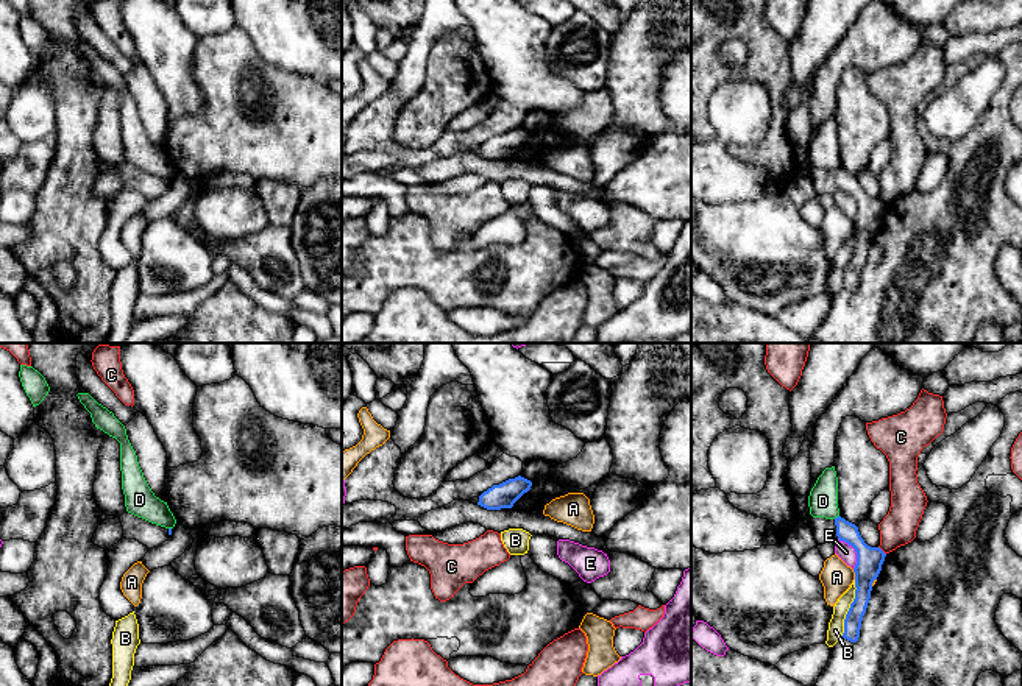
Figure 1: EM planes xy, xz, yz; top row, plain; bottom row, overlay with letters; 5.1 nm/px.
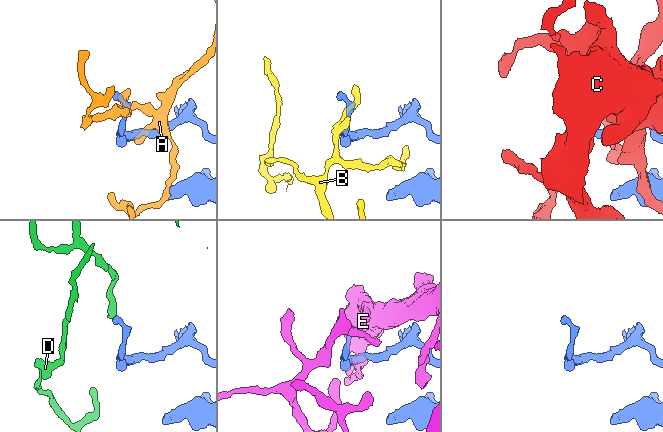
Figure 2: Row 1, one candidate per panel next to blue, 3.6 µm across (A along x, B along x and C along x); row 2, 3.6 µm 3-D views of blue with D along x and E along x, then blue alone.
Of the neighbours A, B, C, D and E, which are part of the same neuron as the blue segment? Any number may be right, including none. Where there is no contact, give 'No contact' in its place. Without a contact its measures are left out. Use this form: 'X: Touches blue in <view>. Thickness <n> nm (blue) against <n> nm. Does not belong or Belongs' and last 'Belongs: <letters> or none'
A: Touches blue in yz. Thickness 140 nm (blue) against 160 nm. Does not belong
B: Touches blue in yz. Thickness 130 nm (blue) against 80 nm. Does not belong
C: Touches blue in yz. Thickness 140 nm (blue) against 180 nm. Does not belong
D: Touches blue in yz. Thickness 110 nm (blue) against 160 nm. Does not belong
E: Touches blue in yz. Thickness 140 nm (blue) against 90 nm. Does not belong
Belongs: none

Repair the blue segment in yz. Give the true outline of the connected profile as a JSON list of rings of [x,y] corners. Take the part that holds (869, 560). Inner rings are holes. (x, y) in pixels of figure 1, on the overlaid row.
[[[835,518],[836,536],[847,543],[857,552],[855,572],[855,599],[844,619],[843,638],[857,642],[860,638],[861,621],[866,613],[872,583],[877,580],[886,553],[880,547],[871,547],[861,538],[858,527],[844,518]]]

